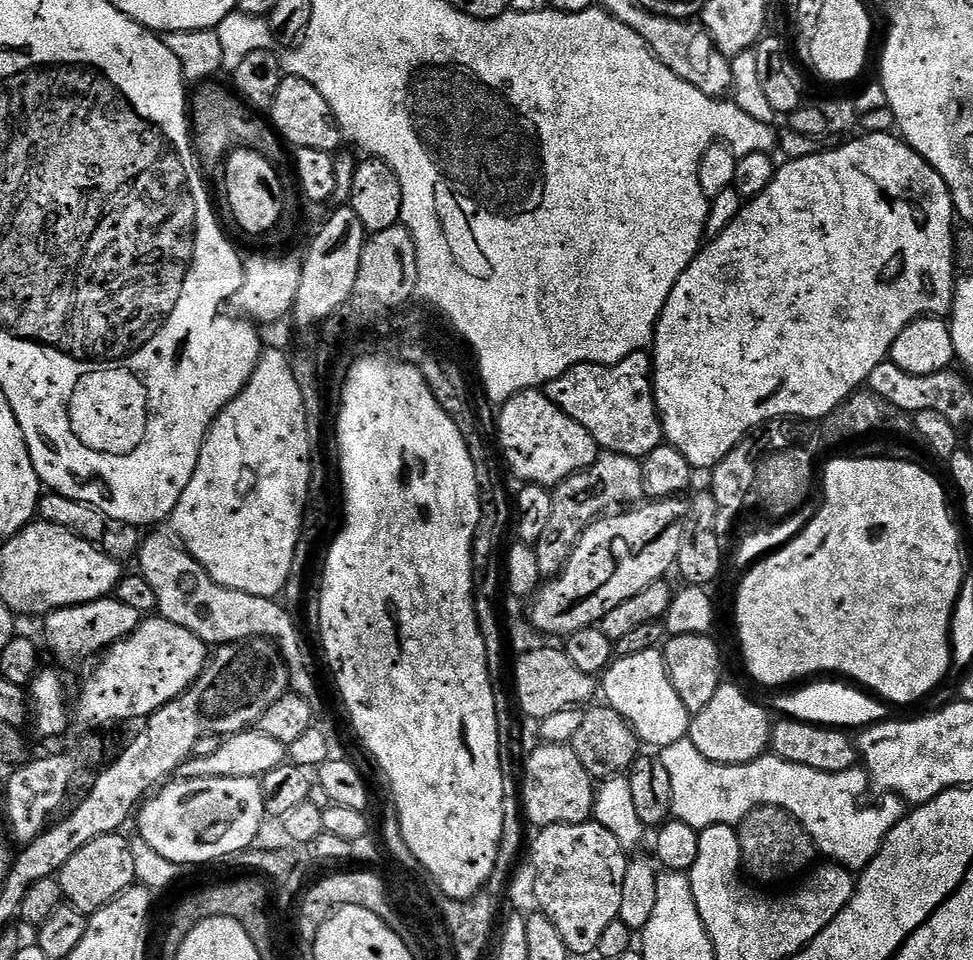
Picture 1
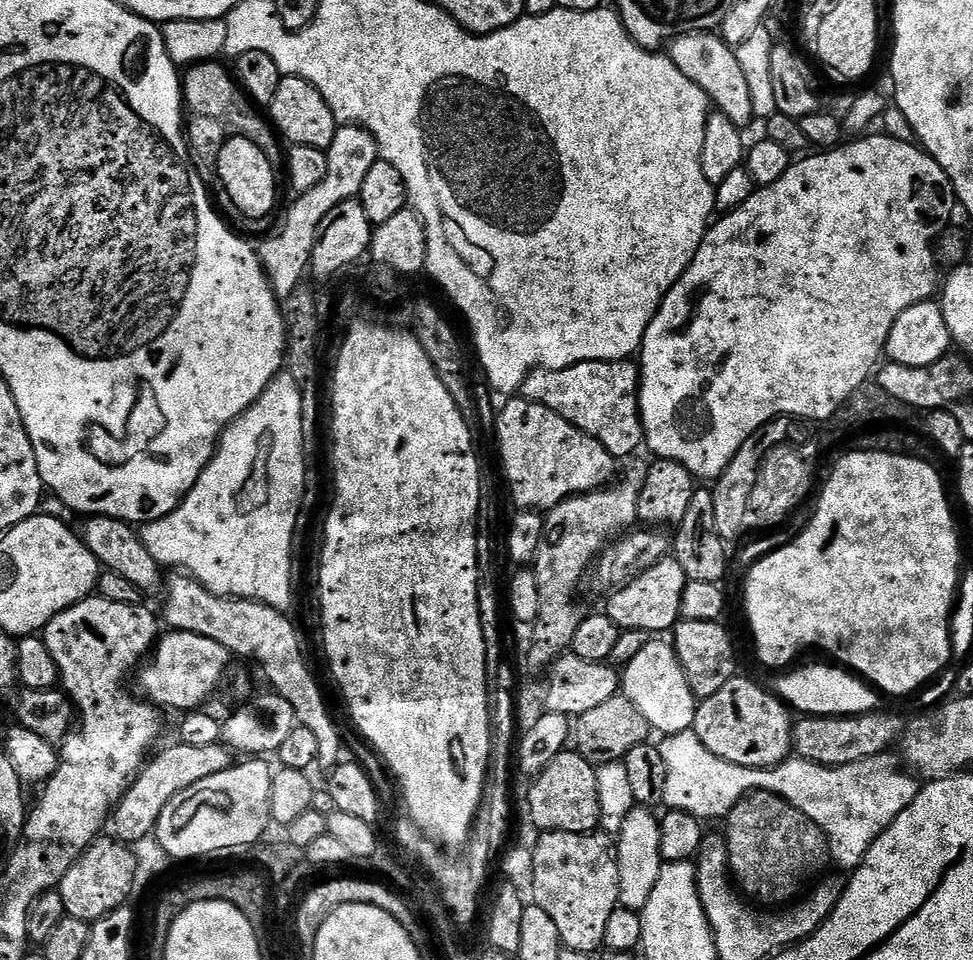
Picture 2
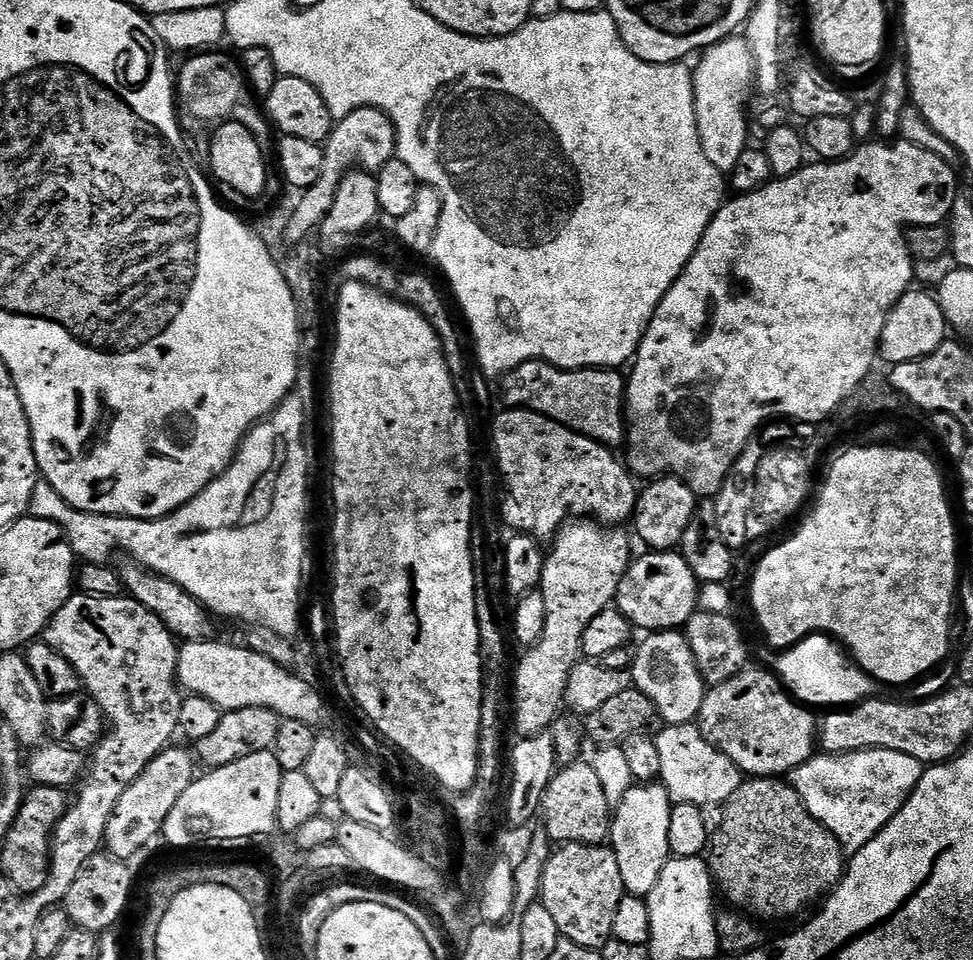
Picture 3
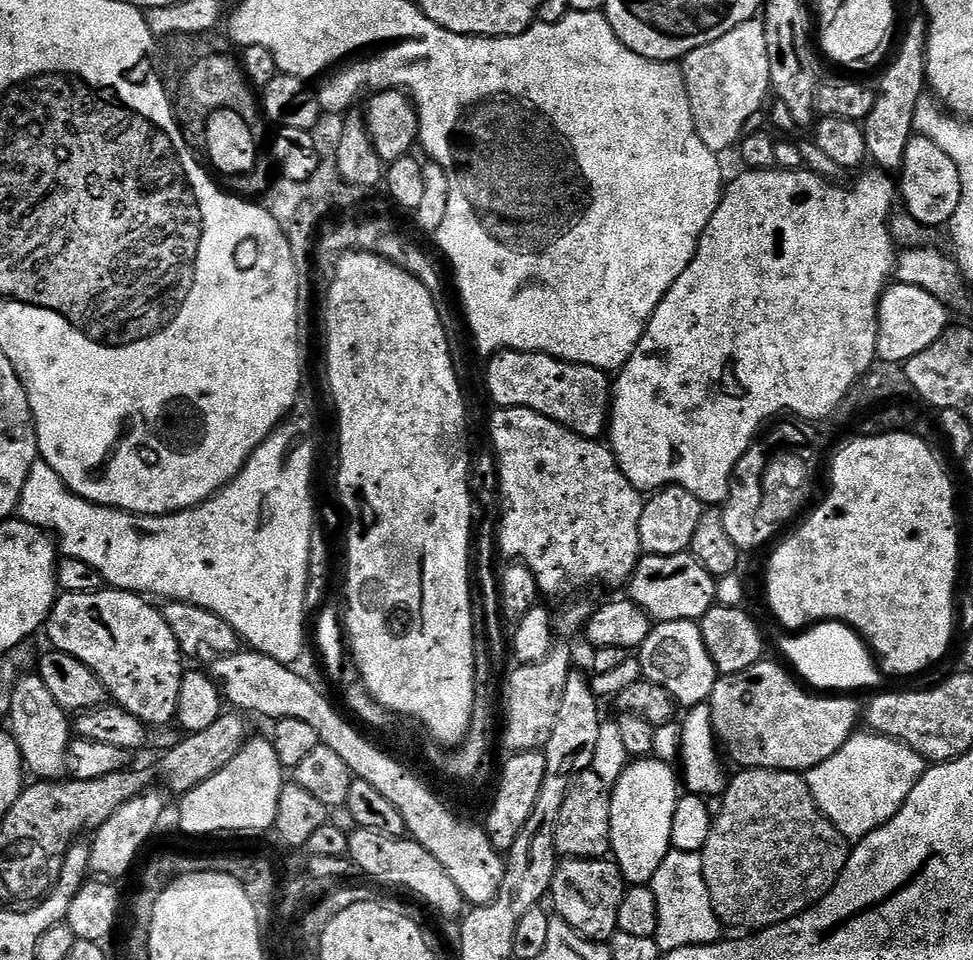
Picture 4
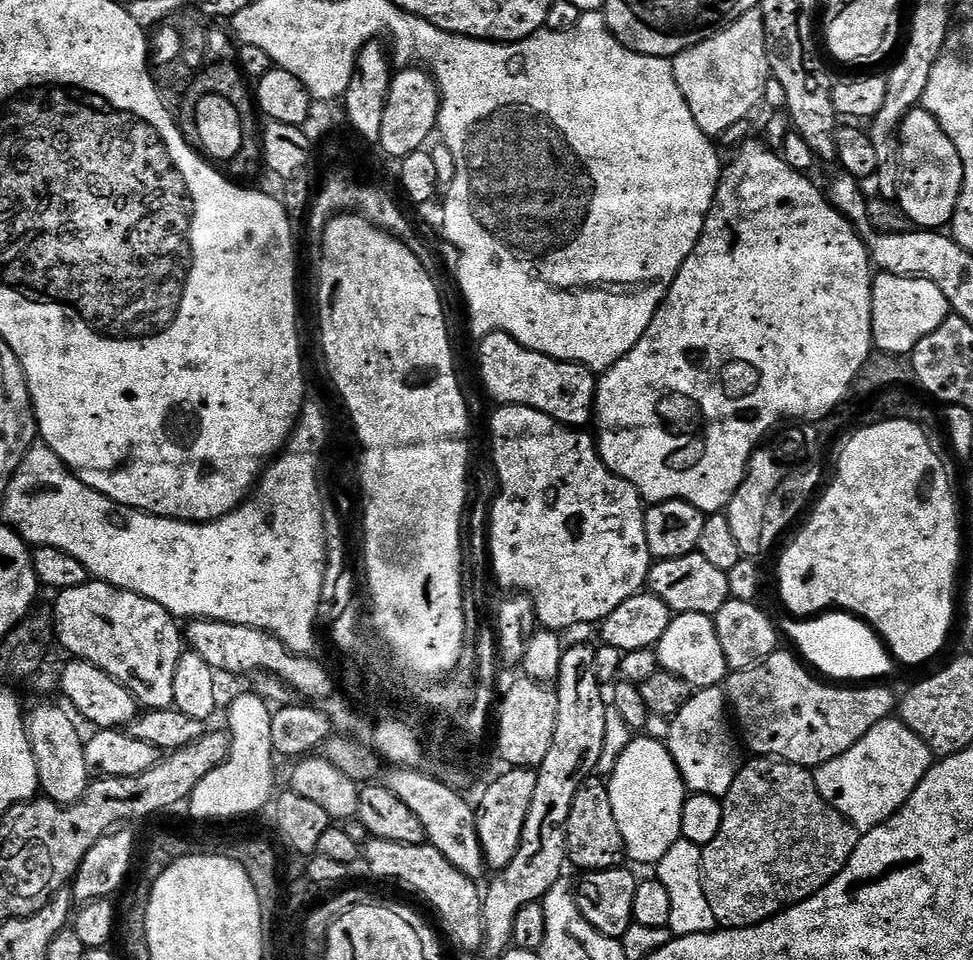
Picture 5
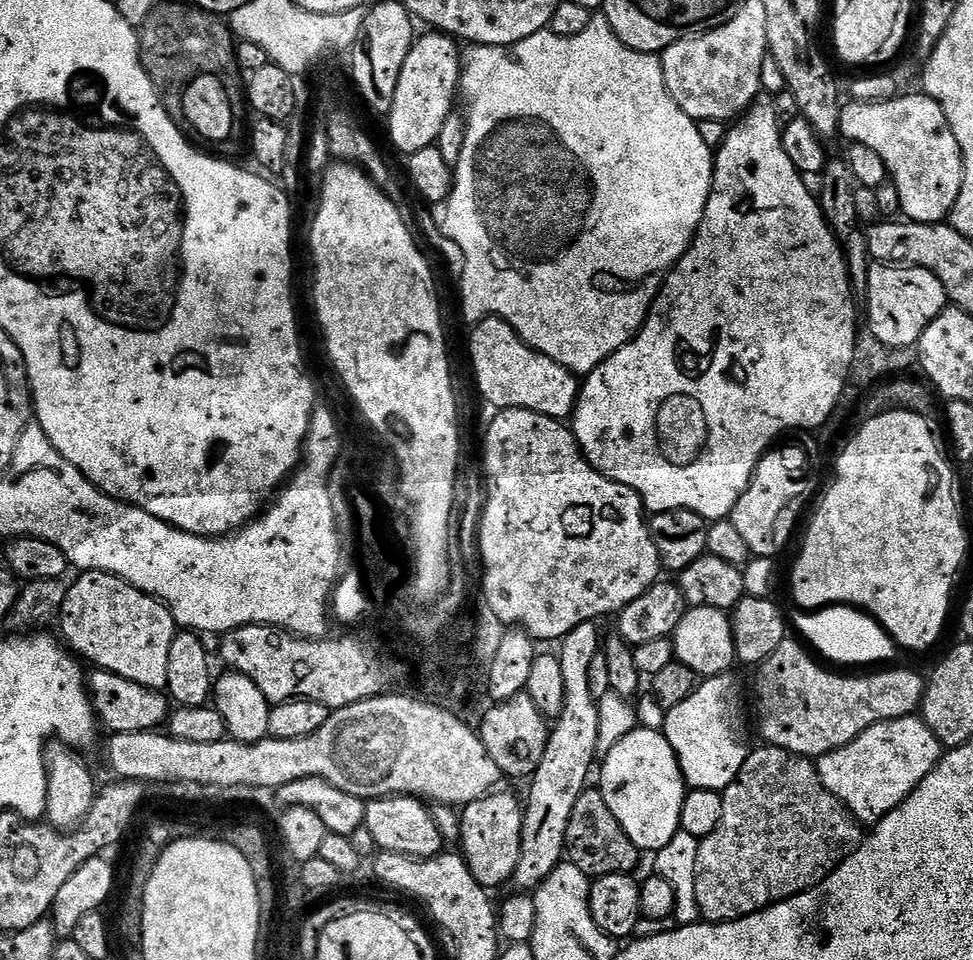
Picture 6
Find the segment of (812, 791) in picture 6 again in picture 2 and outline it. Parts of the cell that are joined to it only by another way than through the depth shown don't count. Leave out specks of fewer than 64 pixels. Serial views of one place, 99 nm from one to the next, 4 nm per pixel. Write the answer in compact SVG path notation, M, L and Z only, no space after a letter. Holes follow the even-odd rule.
M754 792L745 796L734 806L734 810L728 813L726 823L728 823L726 839L731 879L735 887L749 901L757 905L787 906L793 903L809 885L819 881L829 871L828 839L824 831L814 822L810 822L810 818L802 814L802 810L790 806L790 802L786 802L781 796L775 796L773 792Z

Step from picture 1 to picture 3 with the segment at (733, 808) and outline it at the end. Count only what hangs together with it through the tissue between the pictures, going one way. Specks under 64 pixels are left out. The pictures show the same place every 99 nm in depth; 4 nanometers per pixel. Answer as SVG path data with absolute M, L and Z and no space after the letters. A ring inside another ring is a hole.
M695 723L670 724L661 727L654 739L658 746L658 755L662 762L659 783L668 791L673 804L698 804L723 806L738 790L742 783L740 767L726 754L718 751L708 739L700 733ZM858 750L857 752L842 752L839 754L816 754L802 766L795 768L790 774L790 783L795 792L802 798L806 810L838 838L845 853L851 854L862 850L866 842L870 842L883 830L890 821L906 806L912 791L922 778L925 765L918 758L910 758L910 754L902 754L898 750Z

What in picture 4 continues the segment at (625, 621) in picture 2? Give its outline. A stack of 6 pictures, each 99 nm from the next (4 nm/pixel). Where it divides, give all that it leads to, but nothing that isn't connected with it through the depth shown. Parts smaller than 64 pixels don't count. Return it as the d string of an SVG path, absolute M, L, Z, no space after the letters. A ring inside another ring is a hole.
M691 551L682 554L641 555L631 580L627 581L627 595L653 621L665 624L679 620L700 621L716 604L717 577L711 576L692 556Z

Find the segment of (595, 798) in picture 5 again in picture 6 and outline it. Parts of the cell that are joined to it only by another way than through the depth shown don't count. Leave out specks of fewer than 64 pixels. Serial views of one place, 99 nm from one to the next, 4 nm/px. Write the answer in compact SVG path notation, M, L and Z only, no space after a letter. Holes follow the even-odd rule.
M589 786L574 802L574 811L570 814L570 826L566 826L566 860L578 866L591 878L609 876L610 874L632 874L640 864L642 853L630 842L626 830L610 814L610 806L602 798L599 787Z

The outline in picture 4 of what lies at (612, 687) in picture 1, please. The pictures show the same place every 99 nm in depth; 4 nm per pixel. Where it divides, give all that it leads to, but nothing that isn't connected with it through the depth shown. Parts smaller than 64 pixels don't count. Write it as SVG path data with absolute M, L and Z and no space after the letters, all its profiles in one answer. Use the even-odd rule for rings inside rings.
M694 620L657 623L638 650L638 659L643 679L665 688L675 698L677 705L685 709L705 703L711 697L718 679L716 667L700 633L699 623Z

